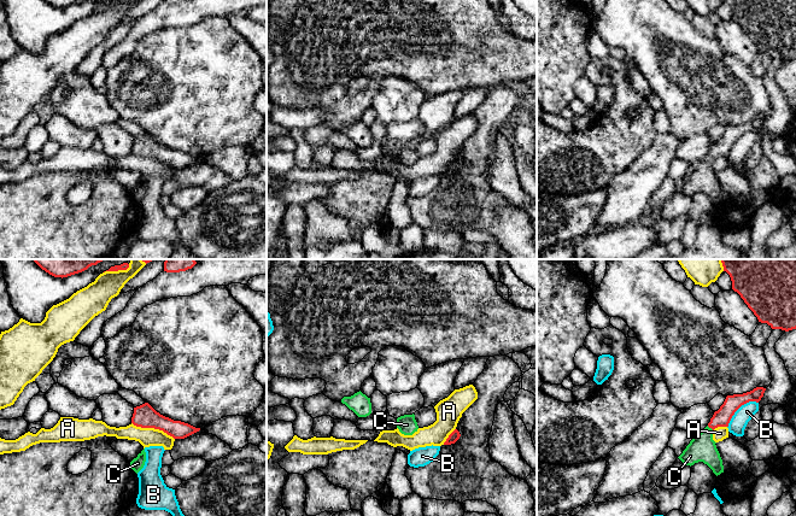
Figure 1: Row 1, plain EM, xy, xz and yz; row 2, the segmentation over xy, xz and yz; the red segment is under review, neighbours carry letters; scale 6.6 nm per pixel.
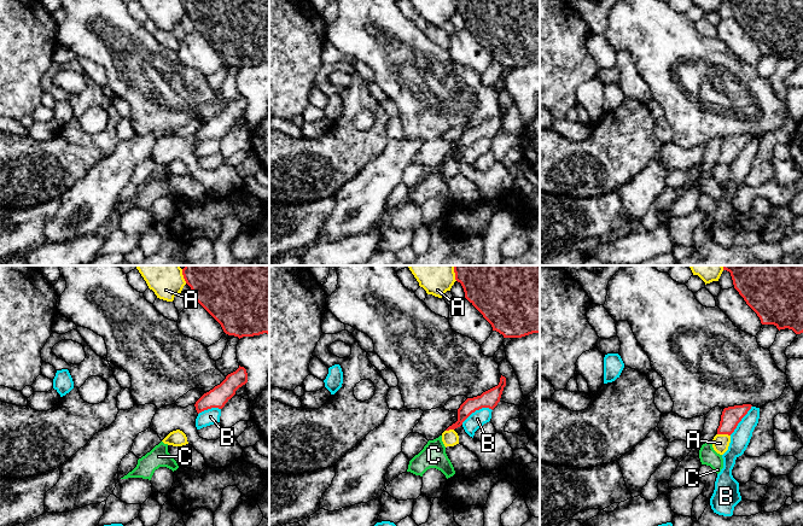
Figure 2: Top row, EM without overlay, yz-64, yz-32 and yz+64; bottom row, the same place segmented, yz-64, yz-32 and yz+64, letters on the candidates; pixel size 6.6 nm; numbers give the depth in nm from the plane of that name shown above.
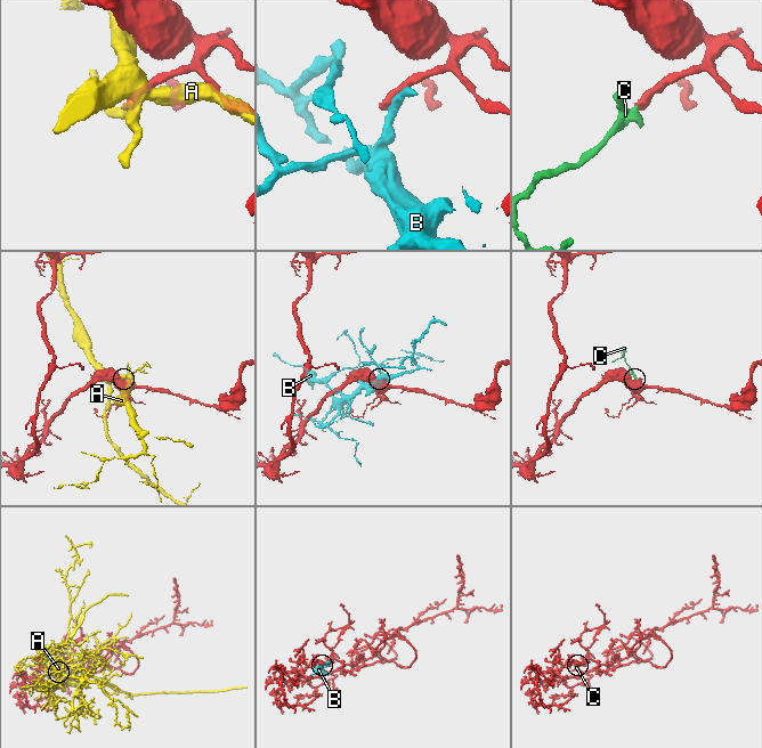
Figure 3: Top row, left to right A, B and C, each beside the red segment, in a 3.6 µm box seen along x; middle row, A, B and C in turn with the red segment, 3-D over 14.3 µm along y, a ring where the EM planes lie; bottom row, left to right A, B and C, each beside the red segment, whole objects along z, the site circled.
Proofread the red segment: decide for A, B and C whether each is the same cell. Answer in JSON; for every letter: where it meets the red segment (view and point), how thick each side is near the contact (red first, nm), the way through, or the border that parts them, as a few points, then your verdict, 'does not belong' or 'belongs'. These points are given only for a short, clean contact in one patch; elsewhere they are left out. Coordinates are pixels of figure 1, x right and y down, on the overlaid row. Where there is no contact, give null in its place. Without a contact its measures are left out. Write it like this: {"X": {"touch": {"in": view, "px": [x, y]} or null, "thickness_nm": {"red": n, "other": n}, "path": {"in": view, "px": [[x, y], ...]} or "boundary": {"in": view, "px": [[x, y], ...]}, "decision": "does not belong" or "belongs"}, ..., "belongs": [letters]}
{"A": {"touch": {"in": "xy", "px": [153, 427]}, "thickness_nm": {"red": 160, "other": 130}, "decision": "does not belong"}, "B": {"touch": {"in": "yz", "px": [738, 408]}, "thickness_nm": {"red": 120, "other": 120}, "decision": "does not belong"}, "C": {"touch": {"in": "yz", "px": [710, 427]}, "thickness_nm": {"red": 120, "other": 180}, "path": {"in": "yz", "px": [[721, 417], [710, 427], [702, 443], [702, 447]]}, "decision": "belongs"}, "belongs": ["C"]}

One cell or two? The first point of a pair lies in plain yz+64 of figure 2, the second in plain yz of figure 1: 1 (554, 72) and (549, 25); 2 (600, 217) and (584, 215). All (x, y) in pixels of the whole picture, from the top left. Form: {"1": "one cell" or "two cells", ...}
{"1": "one cell", "2": "one cell"}

